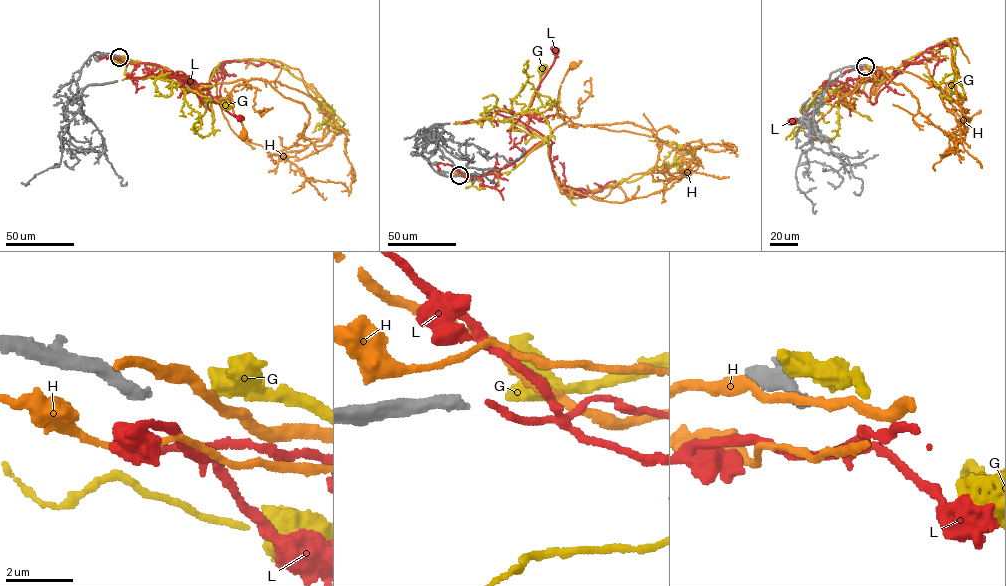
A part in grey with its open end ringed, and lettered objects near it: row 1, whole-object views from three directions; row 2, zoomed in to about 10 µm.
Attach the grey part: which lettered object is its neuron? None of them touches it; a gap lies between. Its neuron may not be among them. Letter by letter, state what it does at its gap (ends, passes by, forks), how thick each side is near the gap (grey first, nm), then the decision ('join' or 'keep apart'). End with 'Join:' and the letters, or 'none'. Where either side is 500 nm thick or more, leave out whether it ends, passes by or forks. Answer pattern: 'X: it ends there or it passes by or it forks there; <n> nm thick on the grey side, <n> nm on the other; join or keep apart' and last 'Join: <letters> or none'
G: 320 nm thick on the grey side, 600 nm on the other; join
H: it forks there; 320 nm thick on the grey side, 200 nm on the other; keep apart
L: it ends there; 320 nm thick on the grey side, 200 nm on the other; keep apart
Join: G

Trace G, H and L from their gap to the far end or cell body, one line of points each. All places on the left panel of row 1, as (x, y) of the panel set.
G: (121, 57), (155, 65), (193, 89), (202, 103), (205, 102), (197, 88), (185, 78), (159, 77), (227, 105)
H: (121, 57), (165, 67), (203, 97), (216, 84), (245, 79), (227, 96), (243, 134)
L: (119, 59), (160, 66), (203, 99), (193, 80), (173, 76), (195, 82), (200, 94), (240, 118)

